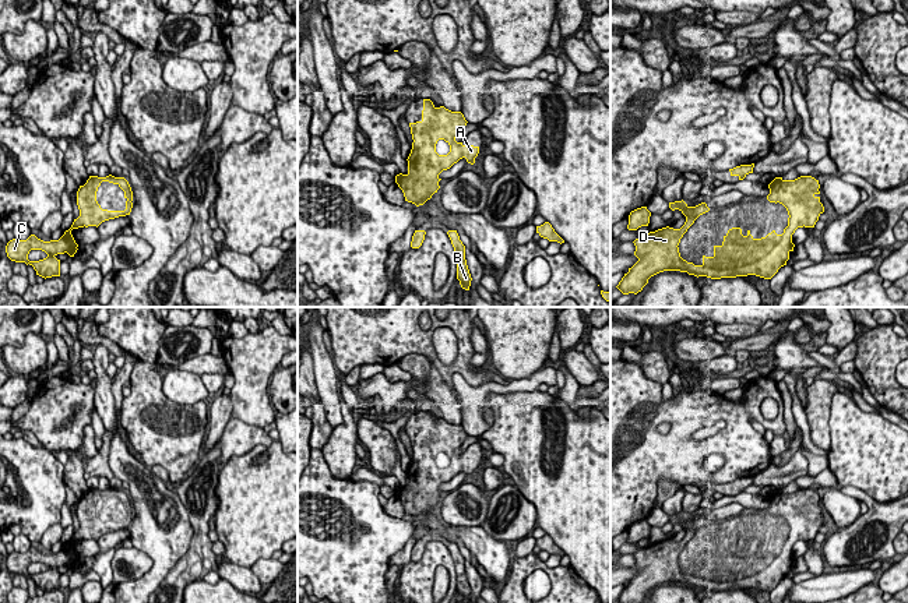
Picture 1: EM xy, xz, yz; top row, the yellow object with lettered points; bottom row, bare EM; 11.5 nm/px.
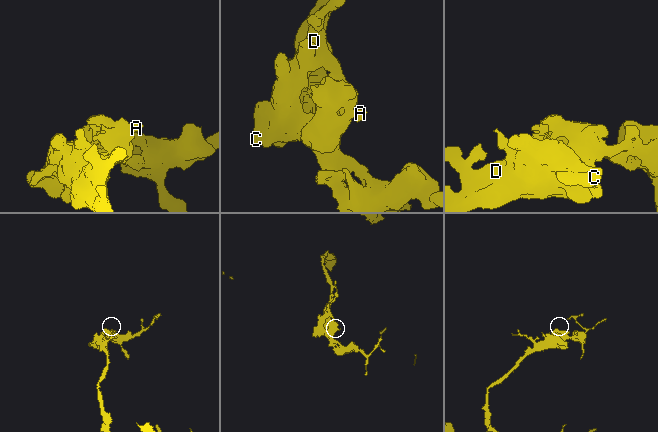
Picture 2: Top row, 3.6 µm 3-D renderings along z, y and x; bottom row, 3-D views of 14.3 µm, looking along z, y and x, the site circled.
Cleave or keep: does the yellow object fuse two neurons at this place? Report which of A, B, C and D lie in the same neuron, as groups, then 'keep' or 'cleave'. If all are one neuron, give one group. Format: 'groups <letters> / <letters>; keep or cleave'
groups A B C D; keep

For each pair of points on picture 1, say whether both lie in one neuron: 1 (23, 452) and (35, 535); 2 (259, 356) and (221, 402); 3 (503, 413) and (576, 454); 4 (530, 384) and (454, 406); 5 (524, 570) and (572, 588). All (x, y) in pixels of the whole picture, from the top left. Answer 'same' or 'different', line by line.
1: same
2: different
3: same
4: different
5: same

